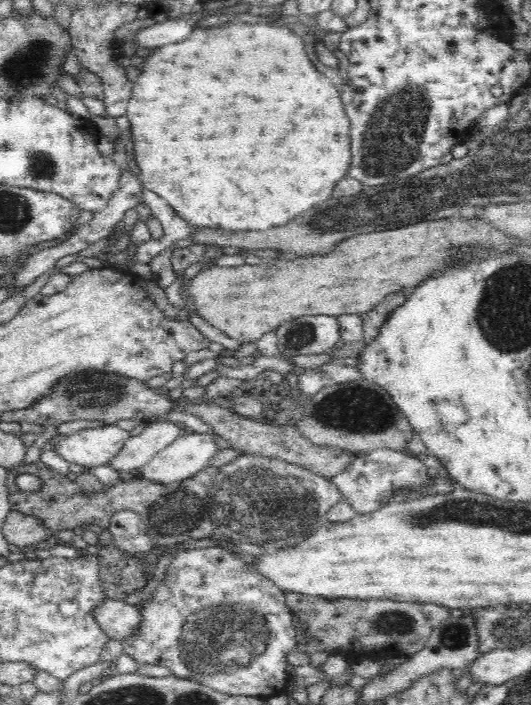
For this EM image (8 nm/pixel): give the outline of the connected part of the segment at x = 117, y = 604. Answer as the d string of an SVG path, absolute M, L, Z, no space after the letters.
M104 597L91 614L109 639L118 641L126 640L140 622L136 605L117 598Z

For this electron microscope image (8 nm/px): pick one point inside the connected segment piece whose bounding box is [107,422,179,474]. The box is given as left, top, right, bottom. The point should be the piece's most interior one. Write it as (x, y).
(138, 450)

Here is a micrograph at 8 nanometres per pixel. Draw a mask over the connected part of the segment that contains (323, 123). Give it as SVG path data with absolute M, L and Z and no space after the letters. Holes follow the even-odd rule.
M244 18L244 19L242 19L242 20L241 20L241 21L236 21L236 22L244 22L244 24L230 24L230 26L222 26L222 28L204 28L204 30L196 30L196 32L194 32L194 36L192 36L192 38L188 38L188 40L186 40L186 42L176 42L176 44L170 44L170 46L162 46L162 48L160 48L160 50L158 50L158 52L152 52L152 54L150 54L150 55L149 55L149 56L148 56L148 58L147 58L147 61L146 61L146 62L148 62L148 64L146 64L146 62L145 62L145 64L144 64L144 67L143 67L143 68L142 68L142 75L141 75L141 76L140 76L140 77L139 77L139 78L138 78L138 80L136 80L136 82L137 82L137 84L138 84L138 86L136 86L136 89L135 89L135 90L136 90L136 92L134 92L134 98L132 98L132 100L131 100L131 102L130 102L130 106L128 106L128 112L127 112L127 114L126 114L126 115L127 115L127 117L128 117L128 118L129 118L129 120L130 120L130 124L131 124L131 126L132 126L132 128L130 128L130 131L131 131L131 134L132 134L132 132L134 132L134 136L136 136L136 150L138 150L138 152L136 152L136 155L137 155L137 158L138 158L138 162L137 162L137 163L138 163L138 166L140 166L140 168L142 168L142 174L140 174L140 175L142 175L142 178L144 178L144 188L150 188L150 190L152 190L152 191L154 191L154 190L156 190L156 192L158 192L158 195L162 195L162 190L164 190L164 198L166 198L166 200L168 200L168 202L170 202L170 206L172 206L172 208L174 208L174 210L176 210L176 212L178 212L178 216L182 216L182 218L184 218L184 220L185 220L185 221L187 221L187 222L188 222L188 223L189 223L189 224L190 224L190 225L194 225L194 226L203 226L203 227L210 227L210 226L212 226L212 228L228 228L228 230L233 230L233 231L236 231L236 230L268 230L268 228L272 228L272 226L284 226L284 224L288 224L288 222L292 222L292 220L296 220L296 218L298 218L298 216L300 216L300 214L302 214L302 212L306 212L306 210L310 210L310 209L311 209L311 208L314 208L314 207L315 207L315 206L318 206L318 205L319 205L319 204L322 204L322 203L323 203L323 202L326 202L326 201L327 201L327 200L330 200L330 198L332 198L332 197L334 197L334 192L336 192L336 188L337 188L337 186L338 186L338 182L340 182L340 181L342 181L342 180L343 180L343 178L346 178L346 177L348 177L348 170L350 170L350 166L351 166L351 164L352 164L352 158L353 158L353 155L352 155L352 152L351 152L351 135L350 135L350 128L351 128L351 122L350 122L350 119L349 119L349 118L348 118L348 115L347 115L347 114L346 114L346 108L344 108L344 103L343 103L343 102L342 102L342 99L341 99L341 97L342 97L342 95L341 95L341 94L340 94L340 92L338 92L338 88L337 88L337 86L335 86L335 85L334 85L334 84L333 84L333 80L330 80L330 78L328 78L328 76L326 76L326 77L325 77L325 76L324 76L324 74L321 74L321 73L320 73L320 72L318 72L318 68L316 68L316 66L314 66L314 64L313 64L313 63L312 63L312 60L310 60L310 58L309 58L309 57L308 57L308 54L306 54L306 50L304 50L304 48L305 48L305 42L304 42L304 39L303 39L303 38L300 38L300 36L297 36L297 34L296 34L296 33L294 33L294 32L292 32L292 31L291 31L291 30L290 30L290 29L289 29L289 27L288 27L288 26L282 26L282 25L279 25L279 24L277 24L277 23L269 23L269 22L267 22L267 21L266 21L266 20L251 20L251 19L246 19L246 18ZM146 182L158 182L158 188L154 188L154 186L148 186L148 184L146 184Z

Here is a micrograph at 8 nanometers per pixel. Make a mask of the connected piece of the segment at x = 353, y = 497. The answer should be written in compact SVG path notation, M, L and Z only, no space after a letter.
M376 449L354 456L354 464L348 468L348 472L338 474L333 483L354 513L366 517L396 504L397 495L400 495L398 499L405 495L414 497L411 500L433 496L431 488L435 488L435 480L428 476L429 462L419 460L409 451Z

